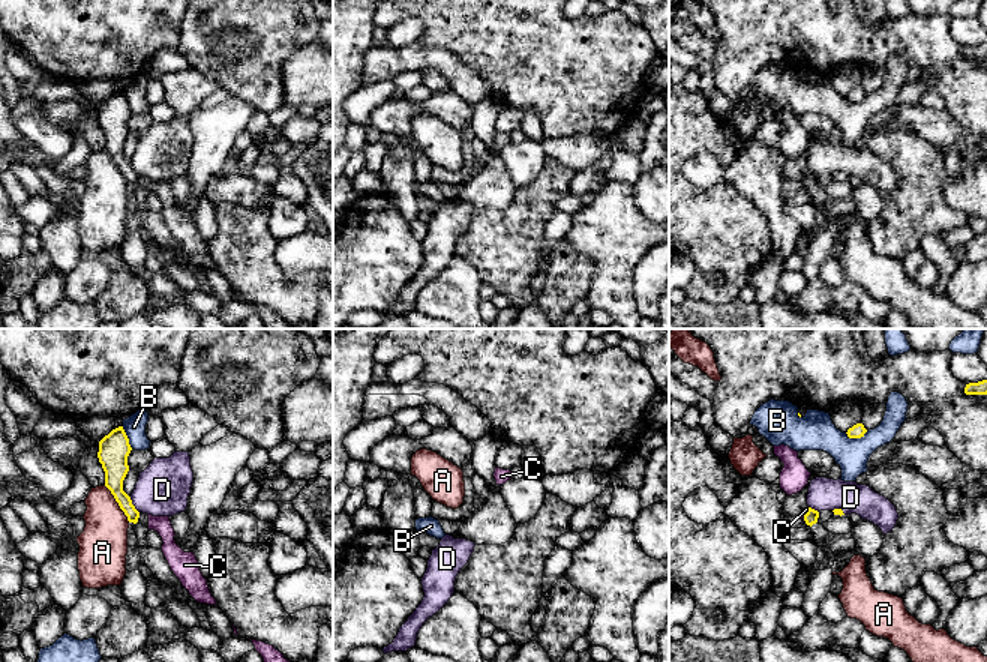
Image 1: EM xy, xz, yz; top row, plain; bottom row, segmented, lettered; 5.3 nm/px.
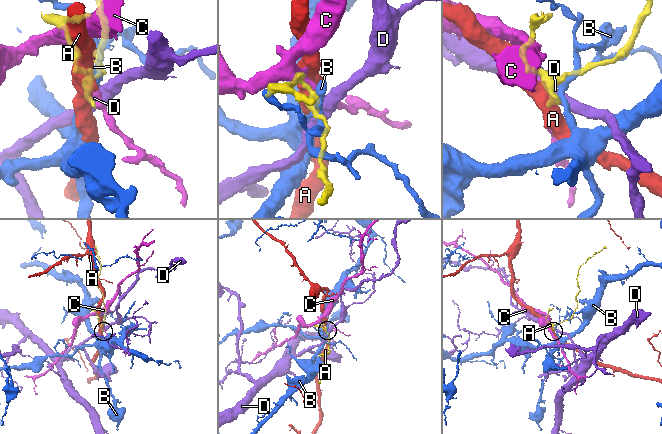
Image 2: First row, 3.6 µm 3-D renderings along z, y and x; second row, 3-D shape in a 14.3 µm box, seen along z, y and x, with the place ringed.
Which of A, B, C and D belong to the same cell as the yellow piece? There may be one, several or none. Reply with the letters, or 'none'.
none

